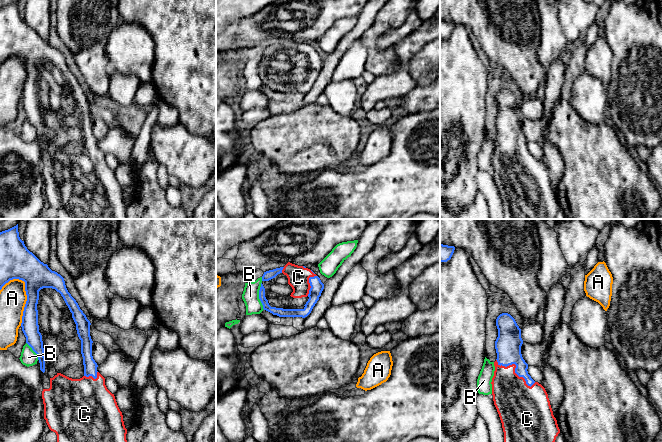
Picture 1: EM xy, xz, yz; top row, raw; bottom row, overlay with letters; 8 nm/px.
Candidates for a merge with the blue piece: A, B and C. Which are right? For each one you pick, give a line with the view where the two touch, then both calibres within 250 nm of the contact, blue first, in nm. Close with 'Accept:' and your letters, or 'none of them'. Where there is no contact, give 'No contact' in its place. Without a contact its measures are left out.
C: Touches blue in yz. Thickness 220 nm (blue) against 320 nm
Accept: C

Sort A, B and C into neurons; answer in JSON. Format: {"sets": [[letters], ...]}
{"sets": [["A"], ["B"], ["C"]]}

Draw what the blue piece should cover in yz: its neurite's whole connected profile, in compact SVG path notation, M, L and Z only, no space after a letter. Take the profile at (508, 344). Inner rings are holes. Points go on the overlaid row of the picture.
M508 313L496 319L498 337L495 341L497 359L492 378L492 395L504 432L504 442L555 442L560 433L545 388L528 374L528 364L522 357L521 329Z

